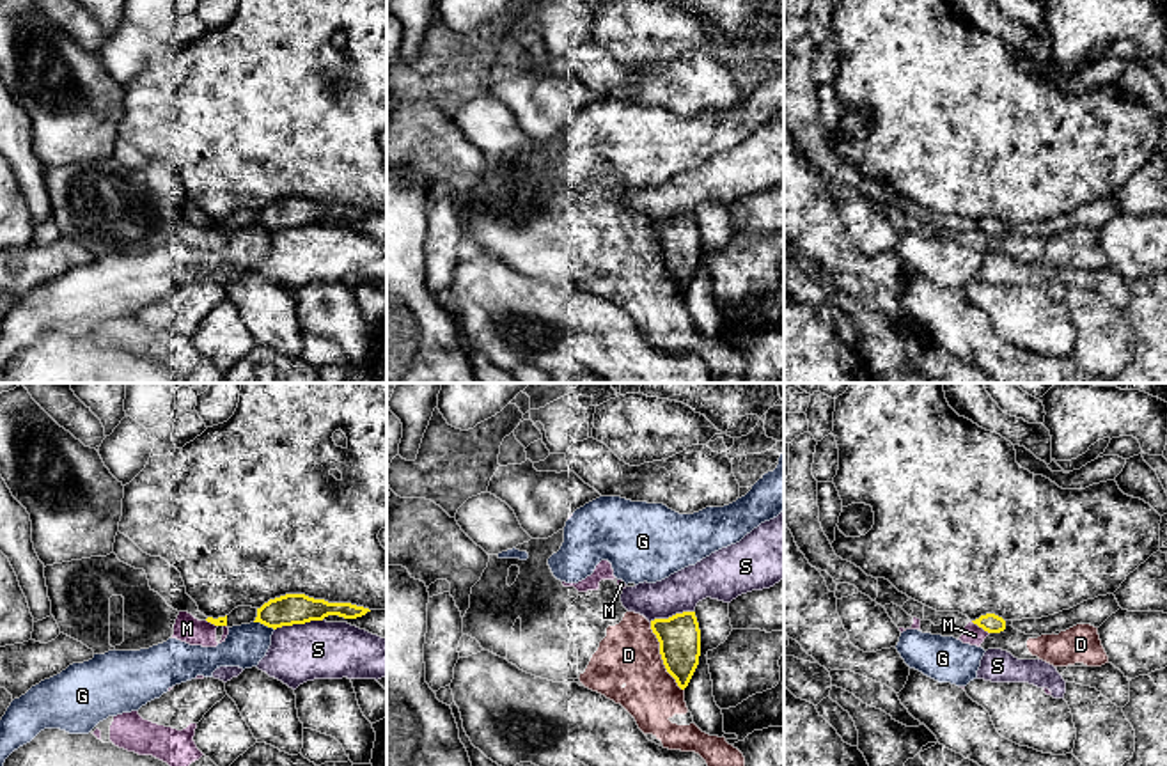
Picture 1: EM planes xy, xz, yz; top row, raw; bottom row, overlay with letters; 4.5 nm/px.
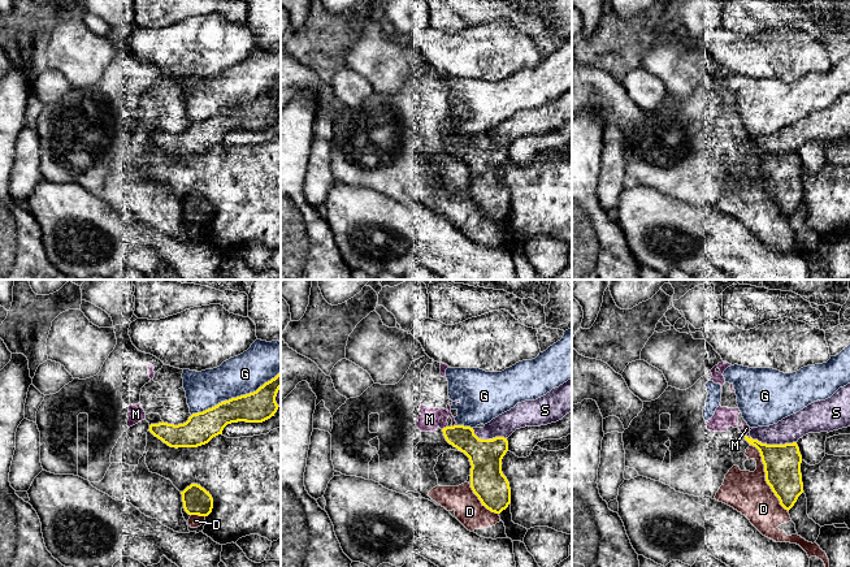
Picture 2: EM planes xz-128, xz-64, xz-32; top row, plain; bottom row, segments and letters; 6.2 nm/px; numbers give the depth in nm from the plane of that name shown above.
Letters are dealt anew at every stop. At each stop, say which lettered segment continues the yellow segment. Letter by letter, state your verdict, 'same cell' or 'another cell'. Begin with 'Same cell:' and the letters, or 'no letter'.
Same cell: no letter
D: another cell
G: another cell
M: another cell
S: another cell

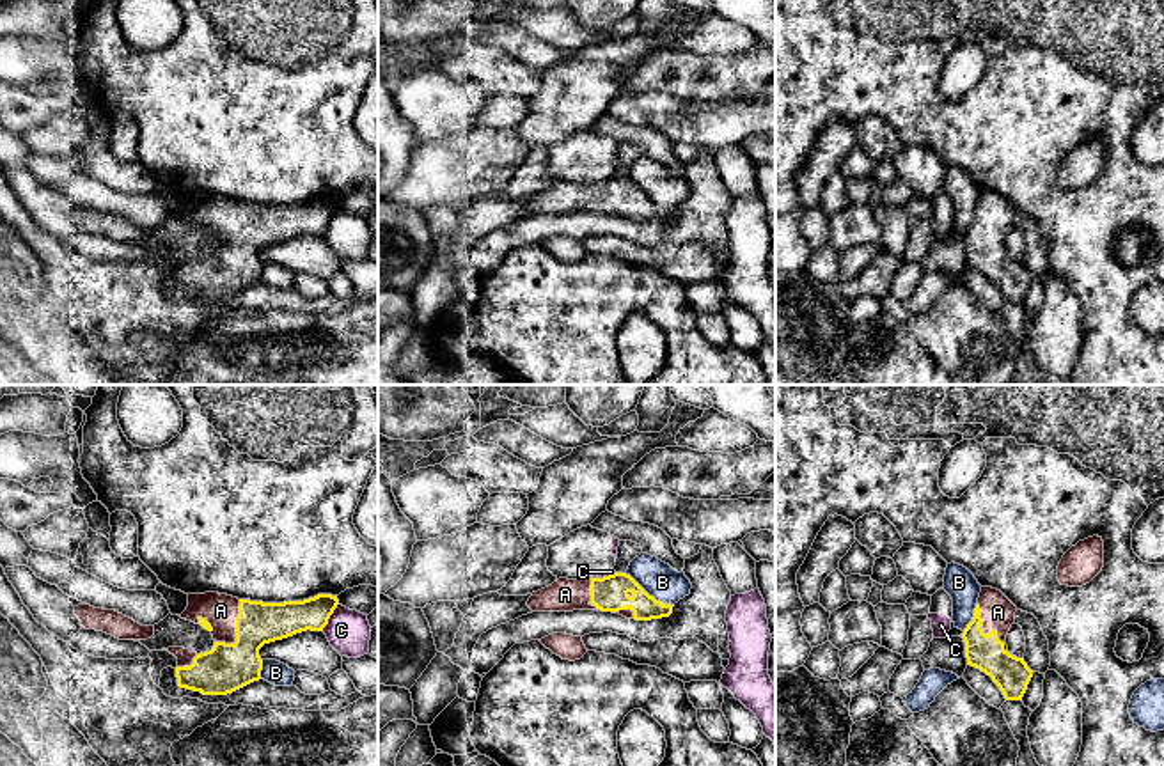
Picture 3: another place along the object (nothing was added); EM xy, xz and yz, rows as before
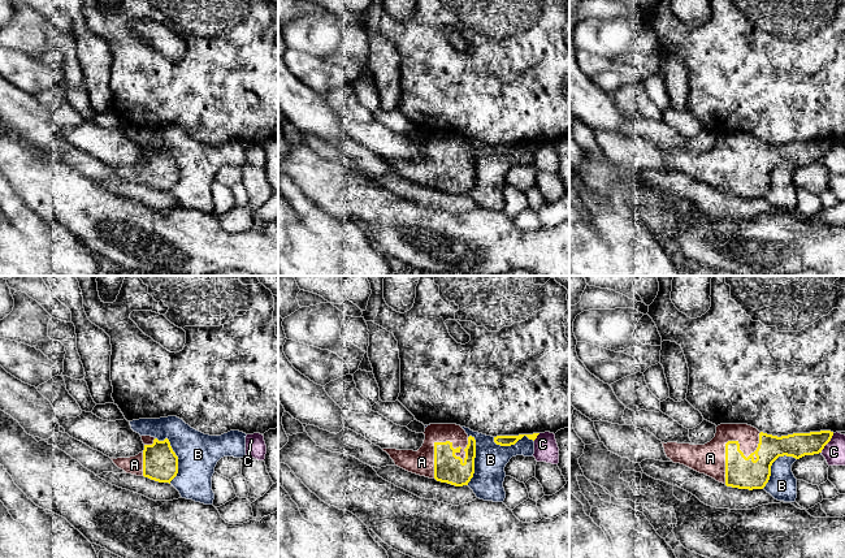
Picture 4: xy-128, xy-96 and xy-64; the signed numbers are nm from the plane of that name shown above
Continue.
Same cell: A
A: same cell
B: another cell
C: another cell

